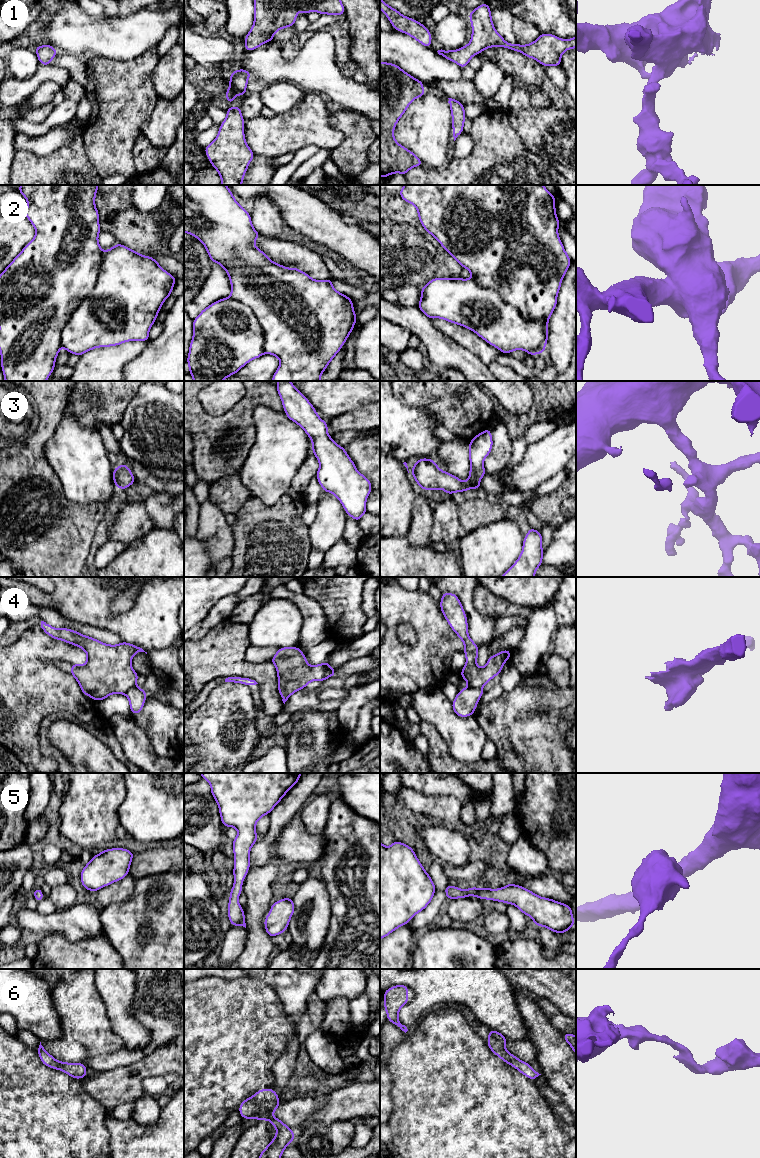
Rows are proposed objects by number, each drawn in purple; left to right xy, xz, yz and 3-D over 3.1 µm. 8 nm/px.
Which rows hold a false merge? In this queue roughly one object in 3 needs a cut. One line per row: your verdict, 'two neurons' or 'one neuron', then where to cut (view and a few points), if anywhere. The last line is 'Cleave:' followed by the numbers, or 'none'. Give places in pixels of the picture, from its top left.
1: one neuron | no cut
2: two neurons | xy (103, 251), (97, 281), (65, 324), (61, 333), (61, 346)
3: one neuron | no cut
4: two neurons | xz (322, 664), (326, 678)
5: one neuron | no cut
6: one neuron | no cut
Cleave: 2, 4

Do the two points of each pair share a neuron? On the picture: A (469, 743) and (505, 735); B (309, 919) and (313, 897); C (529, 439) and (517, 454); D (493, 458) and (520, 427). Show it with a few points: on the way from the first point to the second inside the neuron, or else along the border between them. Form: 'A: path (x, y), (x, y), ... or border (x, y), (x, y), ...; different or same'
A: border (475, 716), (478, 725), (487, 737); different
B: path (312, 914), (312, 902); same
C: path (525, 443), (518, 450); same
D: border (500, 418), (512, 441); different

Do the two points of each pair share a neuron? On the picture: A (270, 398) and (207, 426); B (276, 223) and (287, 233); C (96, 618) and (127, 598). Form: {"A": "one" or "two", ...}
{"A": "one", "B": "two", "C": "two"}

